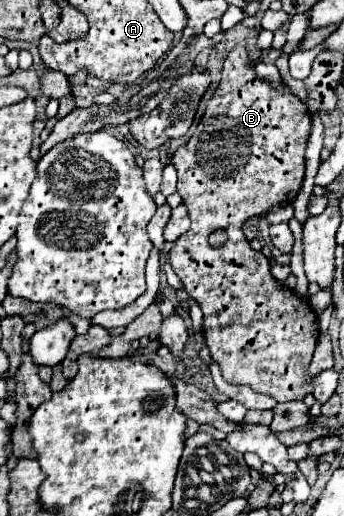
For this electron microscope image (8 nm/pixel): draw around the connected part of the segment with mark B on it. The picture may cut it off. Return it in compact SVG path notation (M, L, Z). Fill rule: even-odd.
M235 46L227 60L225 60L225 66L223 66L223 80L217 88L217 92L213 94L213 98L209 100L209 106L207 106L207 112L203 116L203 120L199 122L199 126L195 128L195 134L191 136L191 140L181 146L175 154L173 154L173 166L177 168L179 172L179 182L177 182L177 192L181 194L183 198L183 204L187 206L189 210L189 216L191 216L191 228L187 234L183 234L171 248L169 252L169 262L171 262L171 268L177 272L177 276L181 278L187 294L201 306L203 310L203 328L205 328L205 338L207 338L207 346L211 350L211 358L215 362L219 362L221 366L221 372L223 372L223 378L231 384L247 384L251 386L253 390L257 392L263 392L263 394L269 394L273 398L277 398L277 402L291 402L291 400L305 400L307 394L313 392L313 386L315 386L315 376L311 376L307 370L309 370L309 364L311 364L311 358L313 358L313 350L315 350L315 344L317 344L317 336L319 336L319 320L311 308L311 304L297 296L295 290L289 290L287 286L279 284L271 272L269 272L269 260L261 254L261 252L255 252L249 244L249 240L245 238L243 234L243 224L257 216L265 216L269 214L275 206L281 206L281 204L291 204L297 196L297 192L301 190L301 184L303 184L303 176L305 176L305 148L307 148L307 140L309 140L309 134L311 134L311 112L307 110L307 106L303 104L301 98L297 98L289 86L285 86L285 90L277 90L275 86L271 86L267 80L261 80L255 70L253 70L253 62L249 60L249 54L247 54L247 48L245 46ZM215 230L225 230L229 234L227 242L219 248L213 248L209 244L209 234L213 234Z

